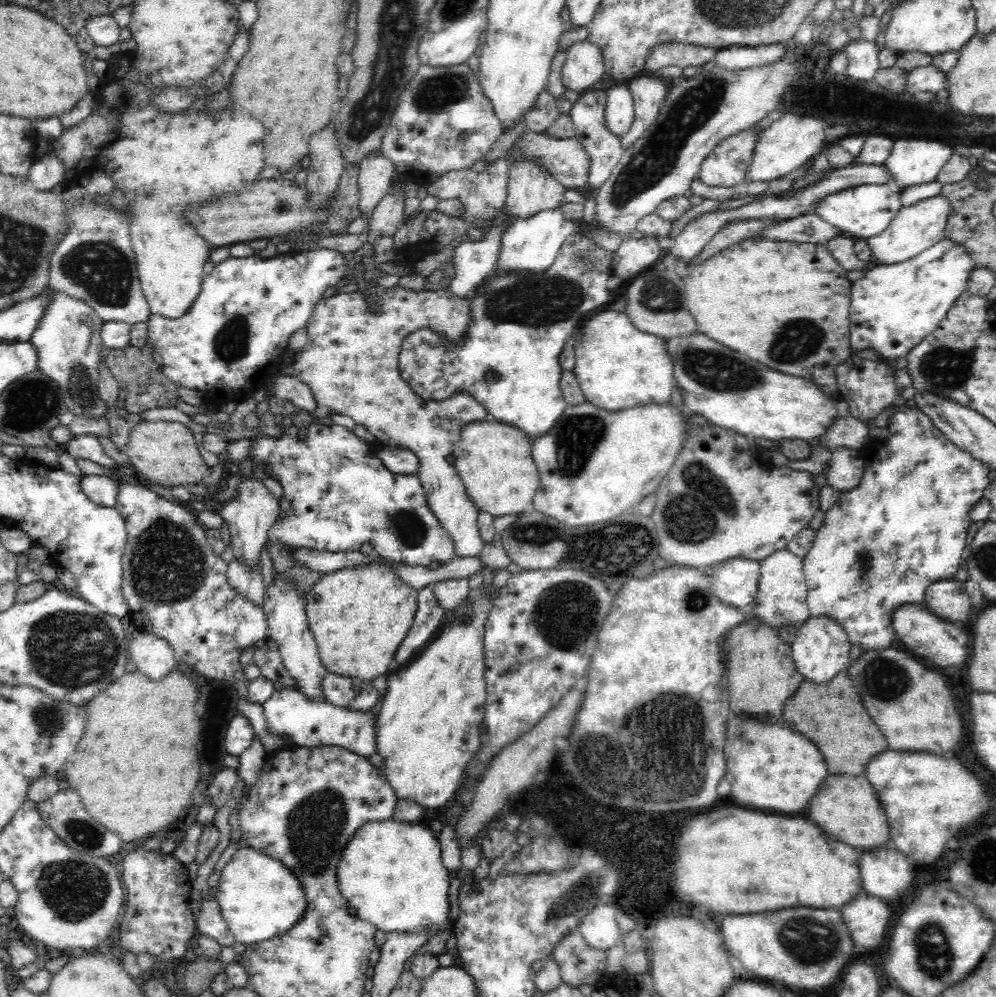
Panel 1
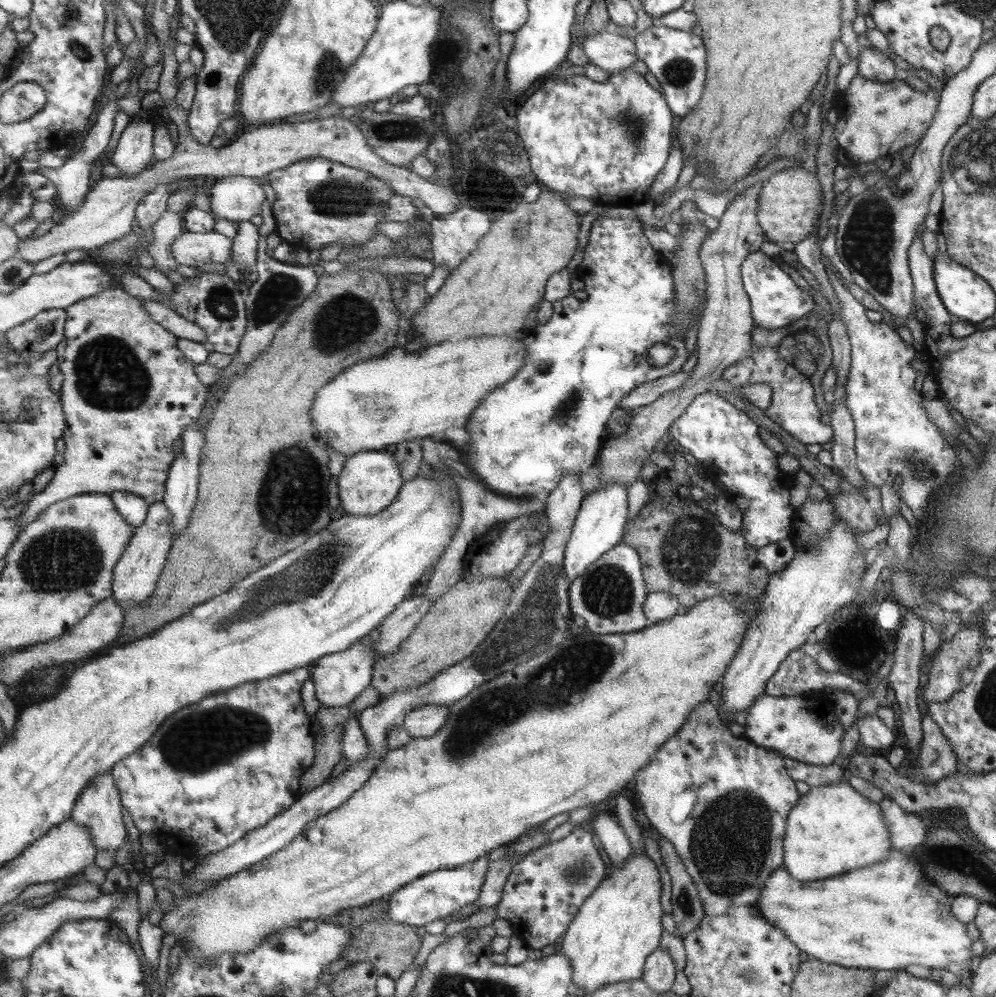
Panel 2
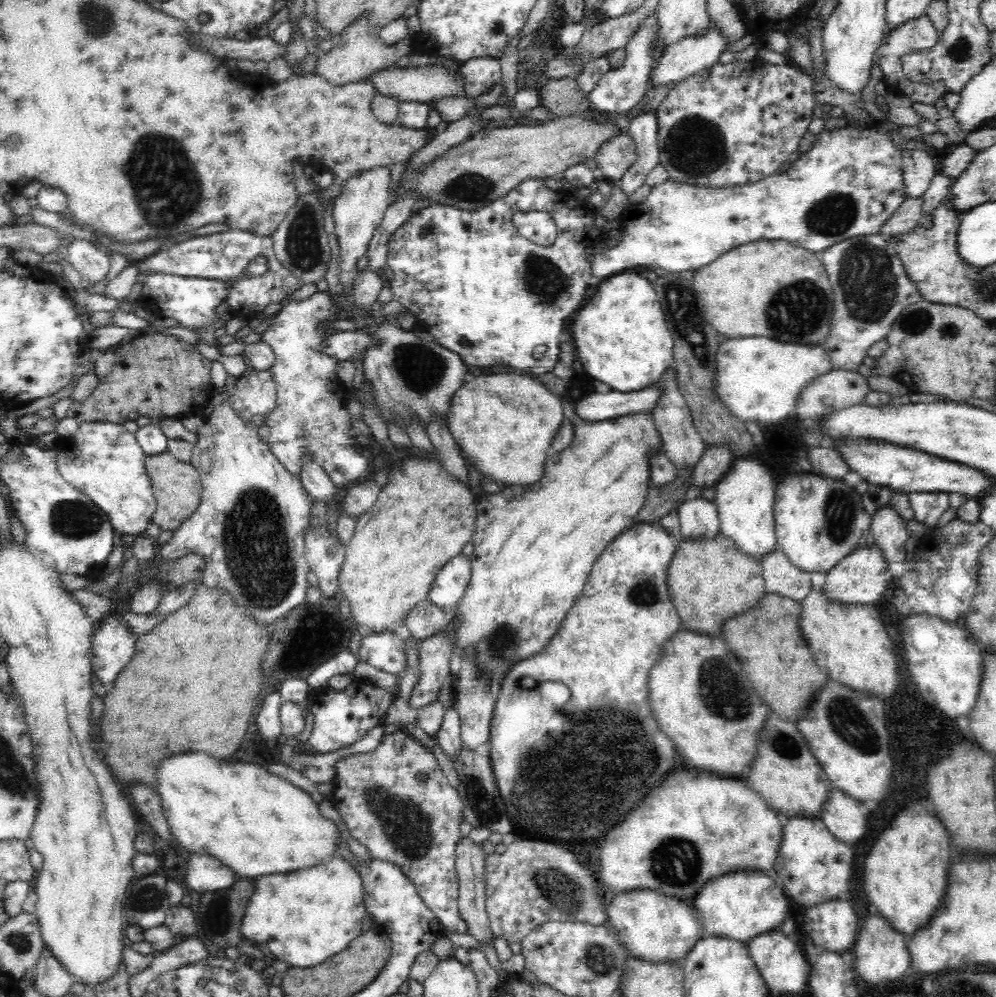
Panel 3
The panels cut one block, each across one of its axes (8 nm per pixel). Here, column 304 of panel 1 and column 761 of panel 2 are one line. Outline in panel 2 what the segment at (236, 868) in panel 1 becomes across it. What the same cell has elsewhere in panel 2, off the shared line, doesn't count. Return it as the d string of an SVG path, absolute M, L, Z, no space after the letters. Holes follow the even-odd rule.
M891 850L888 854L885 860L879 860L869 868L851 870L833 878L805 884L791 880L790 873L781 866L765 881L757 908L808 958L827 964L893 972L906 970L909 964L915 964L925 969L951 969L963 975L968 974L972 940L965 931L965 924L953 916L951 896L921 872L920 864L907 852Z

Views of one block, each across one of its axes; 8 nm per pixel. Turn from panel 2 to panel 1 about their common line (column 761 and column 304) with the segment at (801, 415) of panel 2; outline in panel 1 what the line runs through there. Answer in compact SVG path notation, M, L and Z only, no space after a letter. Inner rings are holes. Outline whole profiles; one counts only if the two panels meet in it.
M369 276L363 290L357 289L347 296L320 300L314 308L307 325L307 343L294 354L293 374L308 385L312 391L316 408L309 415L316 420L326 421L333 414L352 418L358 426L362 424L374 438L377 445L392 445L407 448L416 455L417 475L421 480L428 505L438 517L438 521L450 534L455 544L458 559L478 557L486 544L477 528L478 507L468 496L466 485L458 475L456 467L448 462L454 444L458 442L462 427L474 421L493 421L495 418L468 393L452 393L442 400L426 400L418 396L401 376L399 371L399 352L402 340L420 328L432 327L445 334L452 342L468 327L467 304L464 298L454 294L449 287L437 291L414 291L399 284L385 288L376 283L370 285Z

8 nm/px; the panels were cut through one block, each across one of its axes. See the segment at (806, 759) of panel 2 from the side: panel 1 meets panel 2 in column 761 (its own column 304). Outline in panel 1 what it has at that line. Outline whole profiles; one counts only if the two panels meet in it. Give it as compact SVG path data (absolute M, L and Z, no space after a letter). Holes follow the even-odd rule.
M293 689L275 691L266 702L261 704L266 717L266 728L272 733L285 735L296 748L337 746L347 748L360 756L369 757L375 753L376 720L378 714L372 708L365 711L351 711L336 706L324 699L314 701Z

